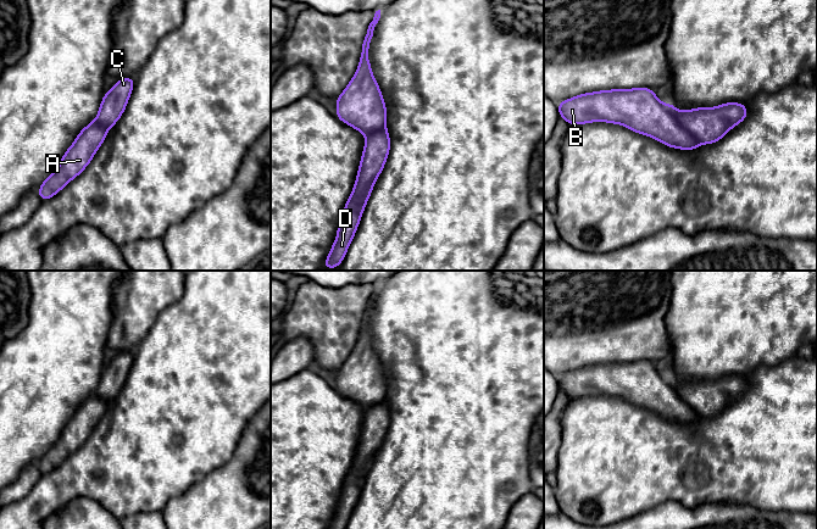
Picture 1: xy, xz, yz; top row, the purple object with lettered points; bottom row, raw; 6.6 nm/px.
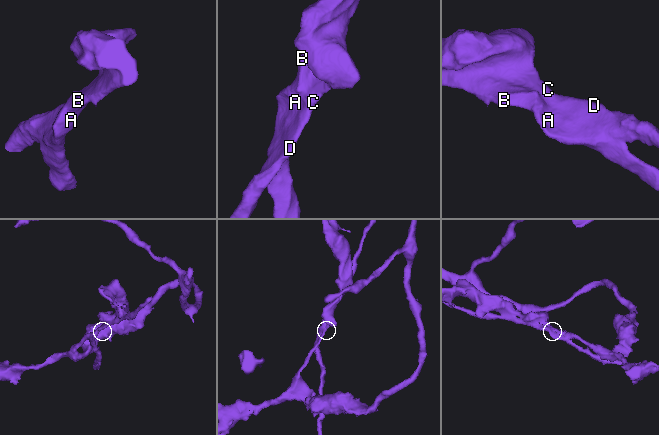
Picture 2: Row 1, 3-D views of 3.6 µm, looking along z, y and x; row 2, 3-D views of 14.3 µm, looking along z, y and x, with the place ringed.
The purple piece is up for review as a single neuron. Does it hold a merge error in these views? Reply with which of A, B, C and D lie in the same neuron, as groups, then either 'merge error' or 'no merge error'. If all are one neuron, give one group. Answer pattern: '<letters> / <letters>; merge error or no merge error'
A B / C D; merge error

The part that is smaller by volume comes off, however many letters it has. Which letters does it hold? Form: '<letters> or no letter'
A, B

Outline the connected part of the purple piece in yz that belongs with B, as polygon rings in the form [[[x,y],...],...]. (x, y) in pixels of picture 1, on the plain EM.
[[[650,361],[584,366],[557,377],[569,399],[591,395],[621,397],[638,407],[680,423],[697,423],[700,414],[683,401],[672,383]]]

